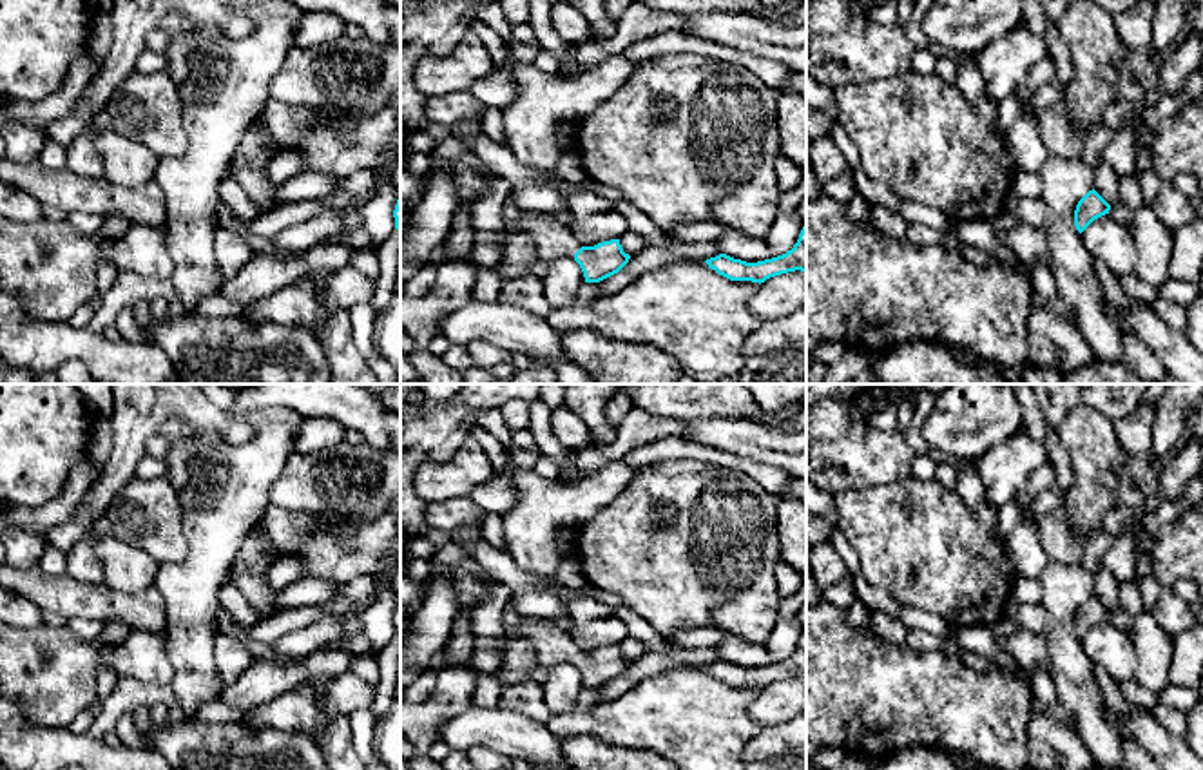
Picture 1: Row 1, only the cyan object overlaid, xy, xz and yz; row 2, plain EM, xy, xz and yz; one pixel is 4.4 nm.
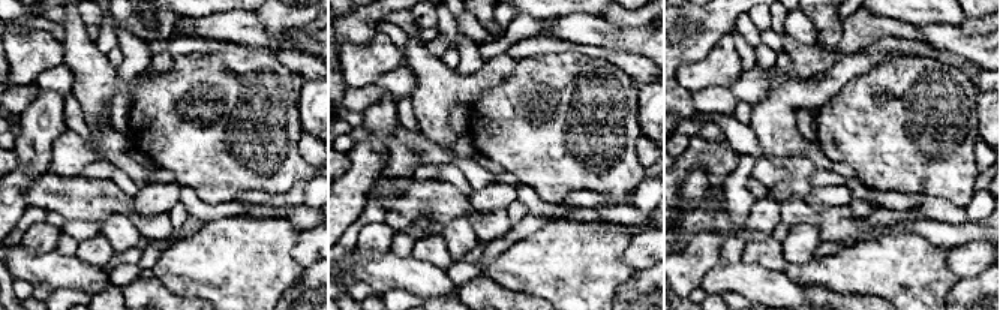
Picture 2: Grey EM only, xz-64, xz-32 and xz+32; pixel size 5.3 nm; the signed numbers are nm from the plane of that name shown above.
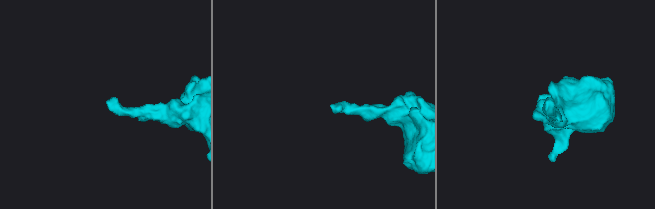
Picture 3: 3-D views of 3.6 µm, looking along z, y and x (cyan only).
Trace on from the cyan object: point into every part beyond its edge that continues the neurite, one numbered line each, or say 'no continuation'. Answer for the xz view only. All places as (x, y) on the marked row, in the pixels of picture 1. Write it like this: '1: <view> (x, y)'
1: xz (551, 238)

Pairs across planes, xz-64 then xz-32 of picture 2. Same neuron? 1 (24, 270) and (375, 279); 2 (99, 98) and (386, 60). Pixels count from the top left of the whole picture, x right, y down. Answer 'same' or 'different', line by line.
1: same
2: different

